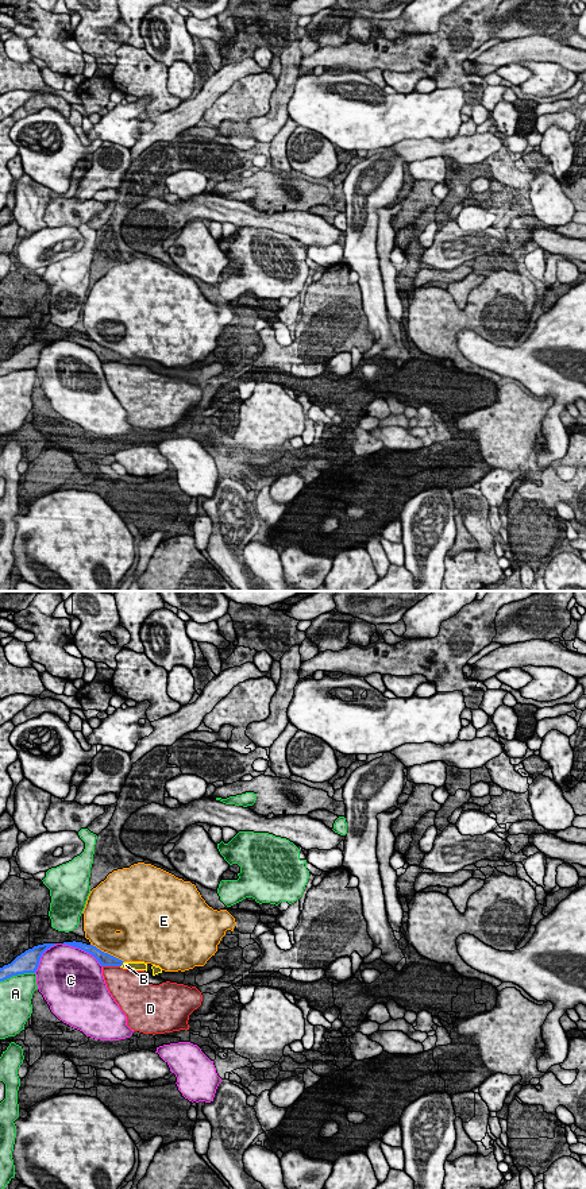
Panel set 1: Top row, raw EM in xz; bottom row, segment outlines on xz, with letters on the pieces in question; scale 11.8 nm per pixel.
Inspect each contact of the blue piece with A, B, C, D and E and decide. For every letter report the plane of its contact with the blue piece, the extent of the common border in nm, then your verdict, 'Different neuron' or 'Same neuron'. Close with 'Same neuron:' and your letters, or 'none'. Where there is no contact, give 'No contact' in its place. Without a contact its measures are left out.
A: Touches blue in xz. Shared border 440 nm. Different neuron
B: Touches blue in xz. Shared border 90 nm. Same neuron
C: Touches blue in xz. Shared border 550 nm. Different neuron
D: Touches blue in xz. Shared border 200 nm. Different neuron
E: Touches blue in xz. Shared border 460 nm. Different neuron
Same neuron: B

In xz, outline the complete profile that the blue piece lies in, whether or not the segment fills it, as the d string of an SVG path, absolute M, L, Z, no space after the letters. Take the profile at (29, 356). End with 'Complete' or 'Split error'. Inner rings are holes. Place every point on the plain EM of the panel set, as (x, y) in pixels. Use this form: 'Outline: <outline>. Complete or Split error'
Outline: M57 339L38 340L18 351L11 359L0 363L0 377L18 370L35 368L42 350L54 340Z. Complete

